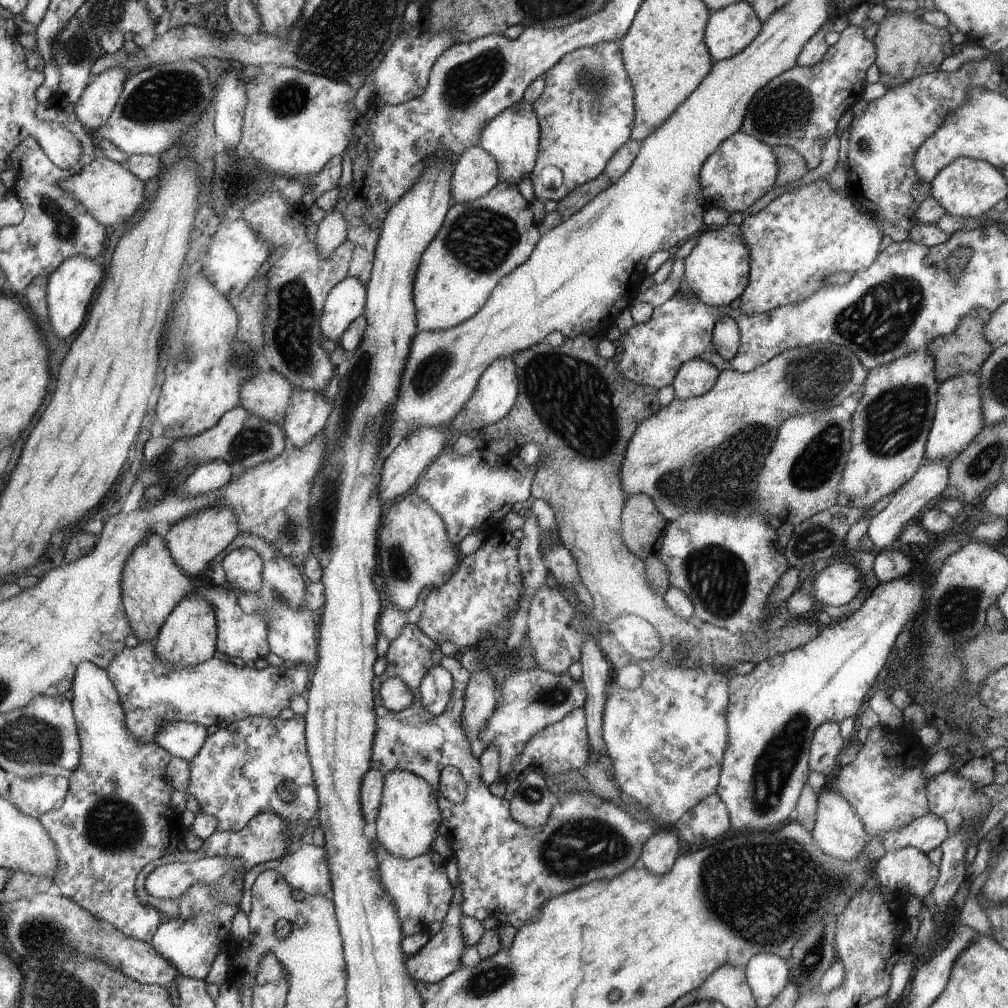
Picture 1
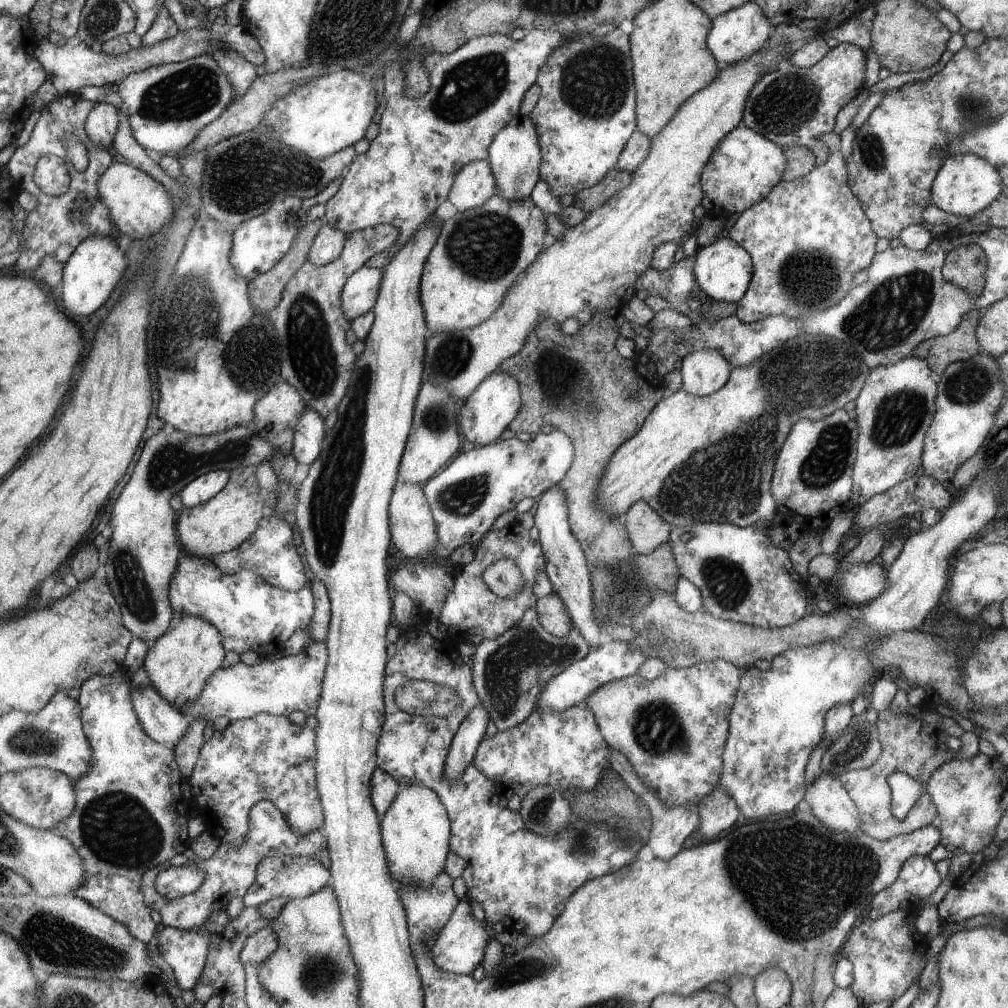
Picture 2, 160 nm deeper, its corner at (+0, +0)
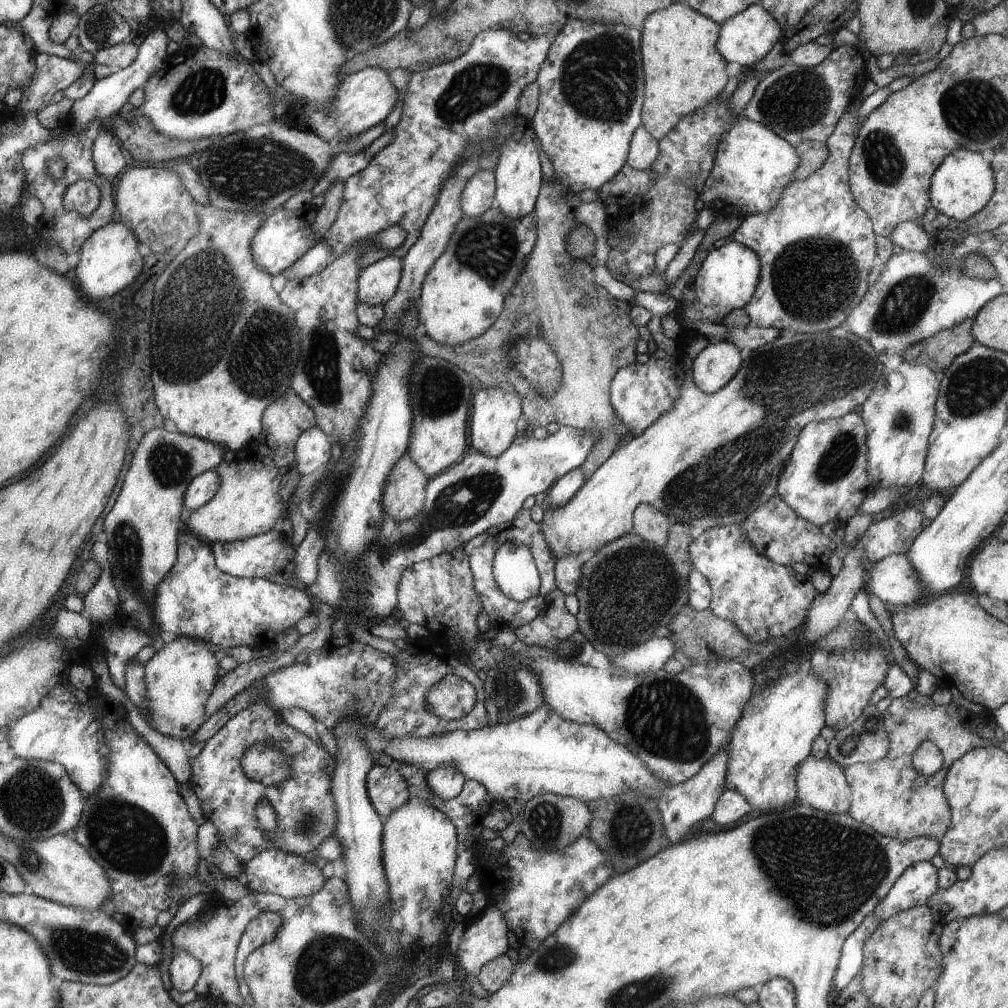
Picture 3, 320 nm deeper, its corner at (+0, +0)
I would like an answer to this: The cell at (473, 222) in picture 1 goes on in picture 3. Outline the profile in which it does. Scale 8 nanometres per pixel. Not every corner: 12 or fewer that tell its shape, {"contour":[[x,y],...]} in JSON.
{"contour":[[533,212],[464,216],[417,312],[448,347],[498,320],[537,238]]}

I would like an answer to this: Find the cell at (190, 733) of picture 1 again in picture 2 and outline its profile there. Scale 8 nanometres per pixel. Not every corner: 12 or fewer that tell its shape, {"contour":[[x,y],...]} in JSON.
{"contour":[[131,687],[152,740],[174,748],[190,716],[154,687]]}

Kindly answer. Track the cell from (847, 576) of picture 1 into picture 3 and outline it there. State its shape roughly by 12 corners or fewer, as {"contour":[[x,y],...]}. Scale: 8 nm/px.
{"contour":[[906,553],[869,566],[863,589],[890,605],[925,590]]}

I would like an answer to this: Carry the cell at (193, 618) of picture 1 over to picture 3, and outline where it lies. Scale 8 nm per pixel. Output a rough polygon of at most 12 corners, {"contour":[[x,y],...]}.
{"contour":[[176,637],[145,663],[147,723],[189,741],[223,673]]}

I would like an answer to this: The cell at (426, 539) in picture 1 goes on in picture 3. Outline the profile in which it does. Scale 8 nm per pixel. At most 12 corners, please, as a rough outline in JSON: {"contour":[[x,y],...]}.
{"contour":[[406,454],[382,504],[396,522],[421,516],[430,477]]}

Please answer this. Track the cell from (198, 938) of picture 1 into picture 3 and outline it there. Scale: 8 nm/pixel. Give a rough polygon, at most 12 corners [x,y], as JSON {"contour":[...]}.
{"contour":[[186,951],[172,956],[168,974],[173,988],[192,990],[203,963]]}

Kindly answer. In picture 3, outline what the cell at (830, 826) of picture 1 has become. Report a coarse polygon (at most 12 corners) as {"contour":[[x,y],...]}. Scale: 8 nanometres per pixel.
{"contour":[[830,757],[796,771],[796,803],[848,813],[850,784]]}

